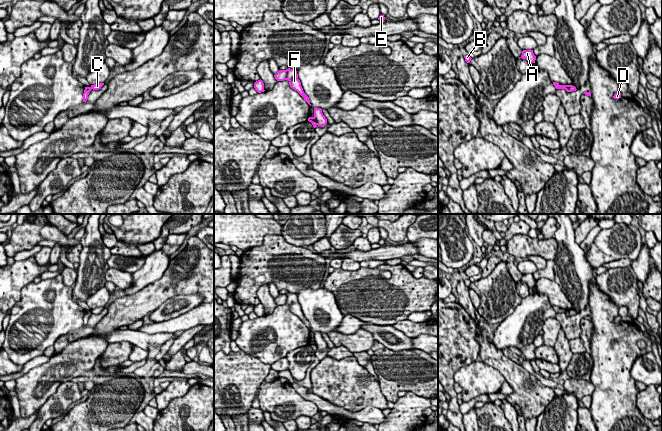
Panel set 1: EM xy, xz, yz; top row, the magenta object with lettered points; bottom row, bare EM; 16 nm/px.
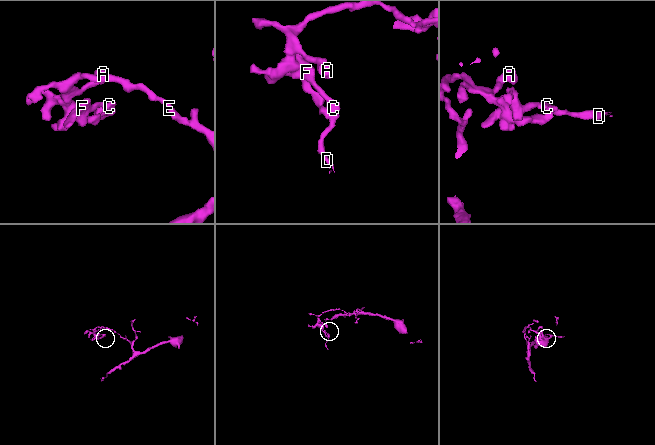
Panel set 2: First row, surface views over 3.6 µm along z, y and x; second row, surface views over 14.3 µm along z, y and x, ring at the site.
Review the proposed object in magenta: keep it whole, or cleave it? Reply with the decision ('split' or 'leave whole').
leave whole

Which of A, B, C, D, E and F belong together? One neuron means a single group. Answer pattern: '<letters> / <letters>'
A B C D E F

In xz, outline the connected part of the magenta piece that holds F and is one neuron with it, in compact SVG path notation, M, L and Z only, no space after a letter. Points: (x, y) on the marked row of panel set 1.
M290 68L286 70L279 70L274 75L274 77L277 81L288 80L290 87L297 91L304 98L304 100L311 106L309 97L304 93L303 88L301 86L301 82L298 79L298 74L296 70Z

